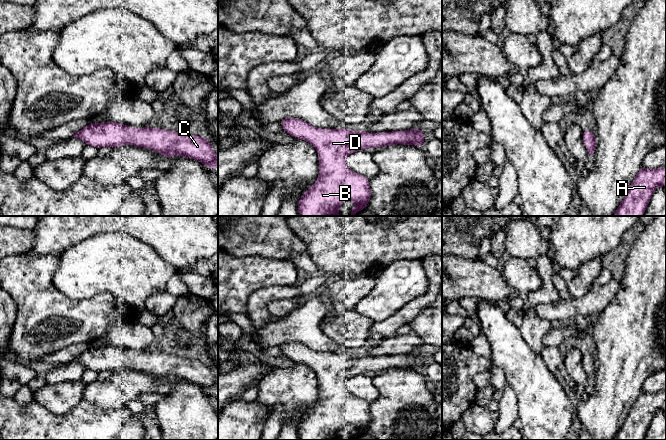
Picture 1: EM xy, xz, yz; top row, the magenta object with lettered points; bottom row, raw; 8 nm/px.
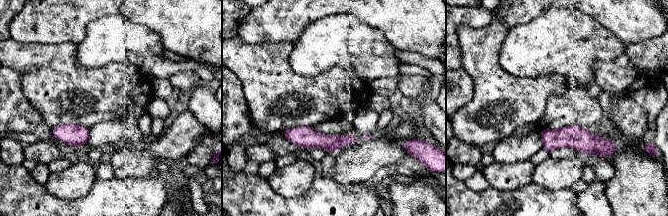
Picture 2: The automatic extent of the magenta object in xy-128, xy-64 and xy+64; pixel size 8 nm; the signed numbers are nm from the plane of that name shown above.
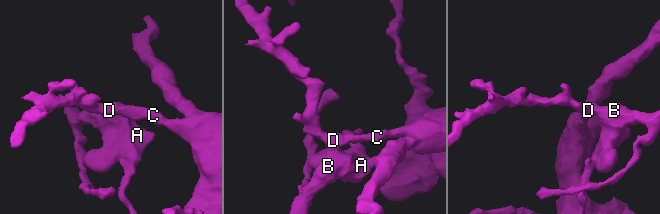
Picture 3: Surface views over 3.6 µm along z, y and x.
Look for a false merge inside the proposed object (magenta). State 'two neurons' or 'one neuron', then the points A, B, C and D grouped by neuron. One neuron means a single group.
one neuron; A B C D

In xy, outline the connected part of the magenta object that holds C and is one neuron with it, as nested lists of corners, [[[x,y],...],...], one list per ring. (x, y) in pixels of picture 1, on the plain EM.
[[[117,346],[89,347],[72,361],[96,372],[130,368],[148,372],[163,380],[183,380],[195,383],[211,393],[218,393],[218,380],[213,370],[198,359],[158,352],[130,352]]]

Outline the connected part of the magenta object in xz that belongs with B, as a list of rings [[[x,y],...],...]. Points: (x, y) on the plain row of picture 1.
[[[295,341],[283,343],[280,348],[292,361],[312,368],[319,381],[318,402],[298,425],[300,440],[339,440],[338,432],[346,424],[356,428],[351,439],[365,433],[371,422],[370,404],[350,394],[345,382],[370,371],[396,368],[423,371],[425,363],[419,352],[381,357],[321,353]]]

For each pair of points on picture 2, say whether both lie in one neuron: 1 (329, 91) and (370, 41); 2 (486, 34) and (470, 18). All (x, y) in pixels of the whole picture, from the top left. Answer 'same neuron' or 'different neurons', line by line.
1: different neurons
2: different neurons

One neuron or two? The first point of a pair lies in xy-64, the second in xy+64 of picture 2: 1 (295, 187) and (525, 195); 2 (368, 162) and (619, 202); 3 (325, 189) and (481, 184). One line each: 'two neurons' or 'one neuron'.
1: two neurons
2: two neurons
3: two neurons

